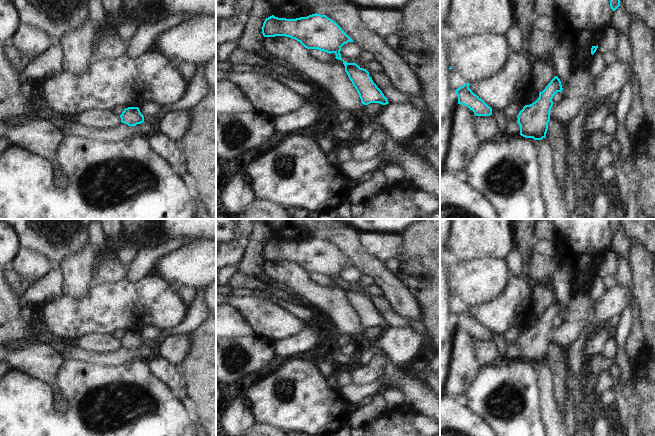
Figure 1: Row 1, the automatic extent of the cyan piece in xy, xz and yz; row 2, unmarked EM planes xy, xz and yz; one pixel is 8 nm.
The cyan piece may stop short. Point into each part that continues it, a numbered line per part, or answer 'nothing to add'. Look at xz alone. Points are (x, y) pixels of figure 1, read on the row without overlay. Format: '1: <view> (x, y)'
nothing to add.

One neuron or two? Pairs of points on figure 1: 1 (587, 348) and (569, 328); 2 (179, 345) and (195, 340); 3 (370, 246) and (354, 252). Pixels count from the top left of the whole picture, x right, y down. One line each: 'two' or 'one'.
1: two
2: two
3: two

